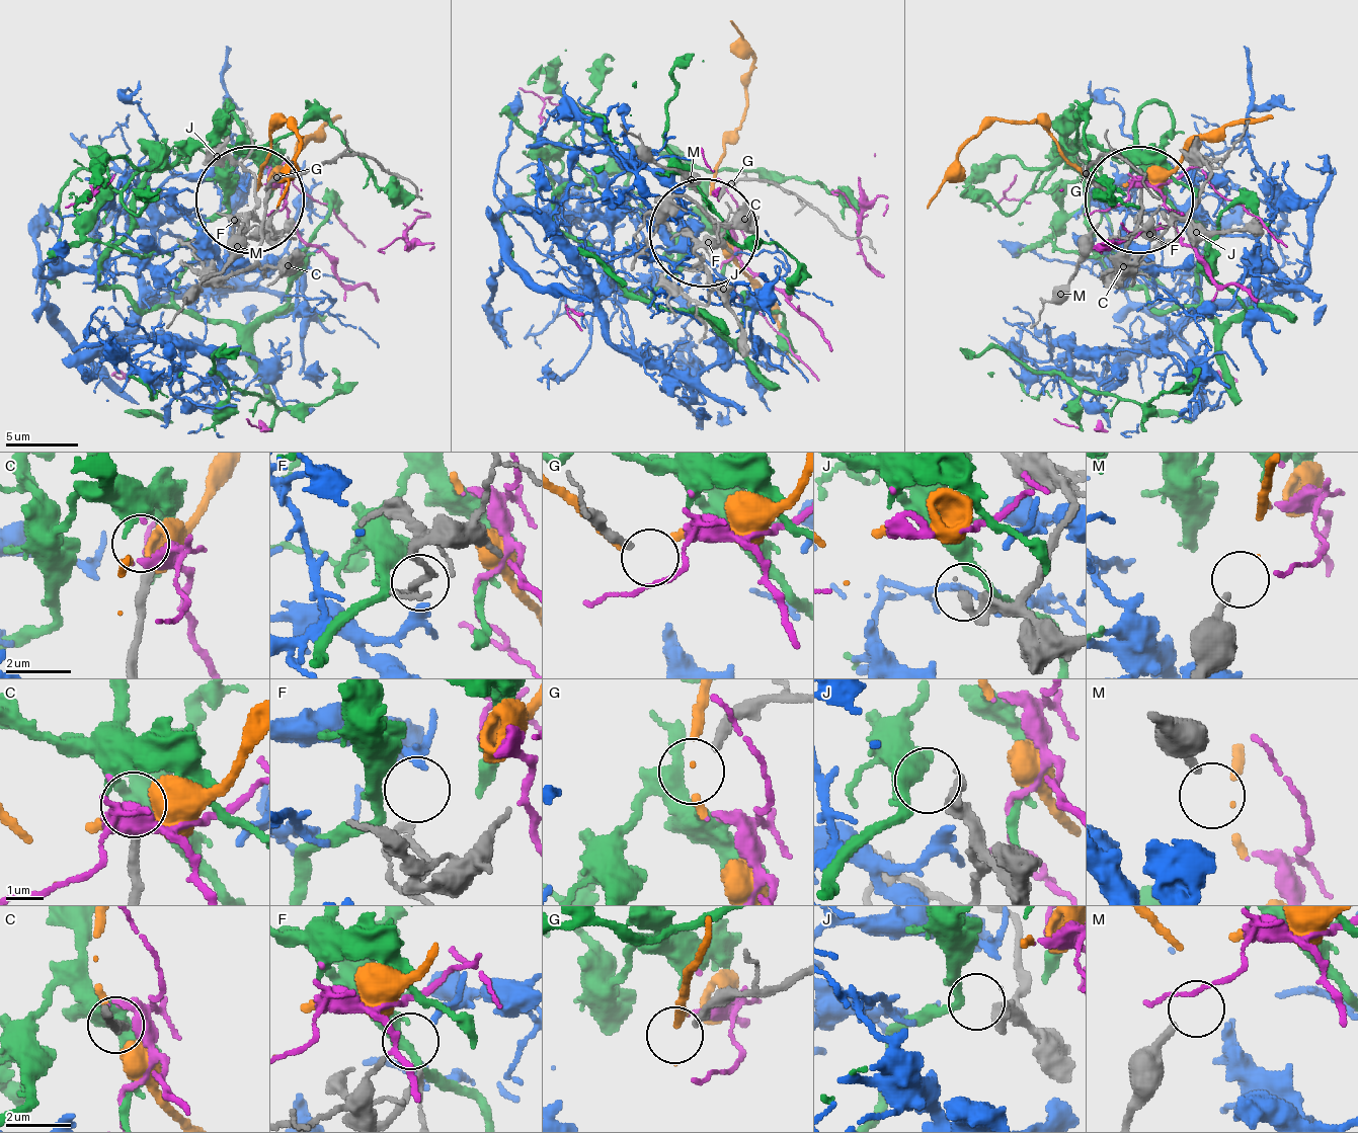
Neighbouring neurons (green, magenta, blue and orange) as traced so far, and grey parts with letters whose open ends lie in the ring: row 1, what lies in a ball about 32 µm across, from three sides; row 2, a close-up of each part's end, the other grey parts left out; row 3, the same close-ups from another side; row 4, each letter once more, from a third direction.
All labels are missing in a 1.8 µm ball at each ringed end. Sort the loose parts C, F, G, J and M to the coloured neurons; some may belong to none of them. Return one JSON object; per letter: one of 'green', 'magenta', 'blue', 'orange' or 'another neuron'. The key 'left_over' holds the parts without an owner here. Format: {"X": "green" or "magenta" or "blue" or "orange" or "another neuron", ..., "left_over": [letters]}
{"C": "green", "F": "blue", "G": "another neuron", "J": "another neuron", "M": "orange", "left_over": ["G", "J"]}

